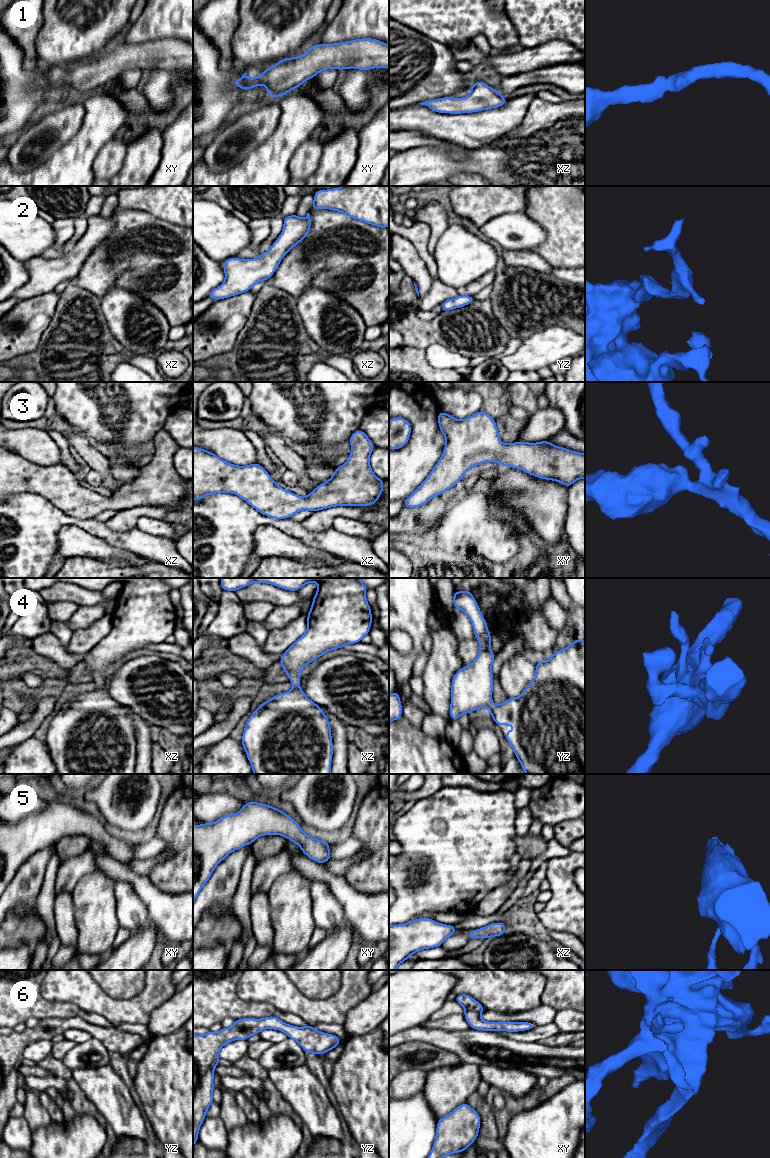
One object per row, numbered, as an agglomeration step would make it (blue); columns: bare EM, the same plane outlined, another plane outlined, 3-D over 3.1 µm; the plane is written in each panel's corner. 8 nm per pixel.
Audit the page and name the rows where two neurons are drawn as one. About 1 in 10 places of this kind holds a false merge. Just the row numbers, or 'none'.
none

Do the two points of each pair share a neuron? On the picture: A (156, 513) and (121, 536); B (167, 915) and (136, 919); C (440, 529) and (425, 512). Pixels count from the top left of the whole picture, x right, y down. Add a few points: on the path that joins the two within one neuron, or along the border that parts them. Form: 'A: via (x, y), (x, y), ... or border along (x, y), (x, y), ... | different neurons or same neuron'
A: border along (135, 526), (128, 530), (112, 530) | different neurons
B: border along (138, 896), (144, 903), (150, 920) | different neurons
C: border along (449, 504), (444, 515), (432, 529) | different neurons

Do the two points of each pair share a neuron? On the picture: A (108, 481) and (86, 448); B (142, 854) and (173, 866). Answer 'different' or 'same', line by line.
A: same
B: different

